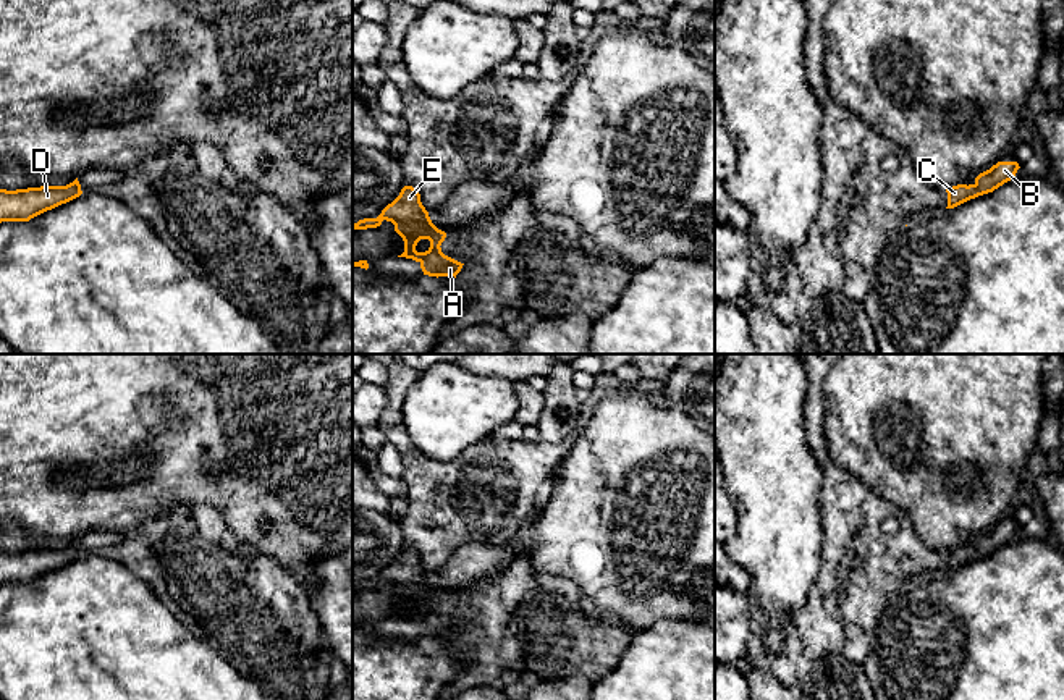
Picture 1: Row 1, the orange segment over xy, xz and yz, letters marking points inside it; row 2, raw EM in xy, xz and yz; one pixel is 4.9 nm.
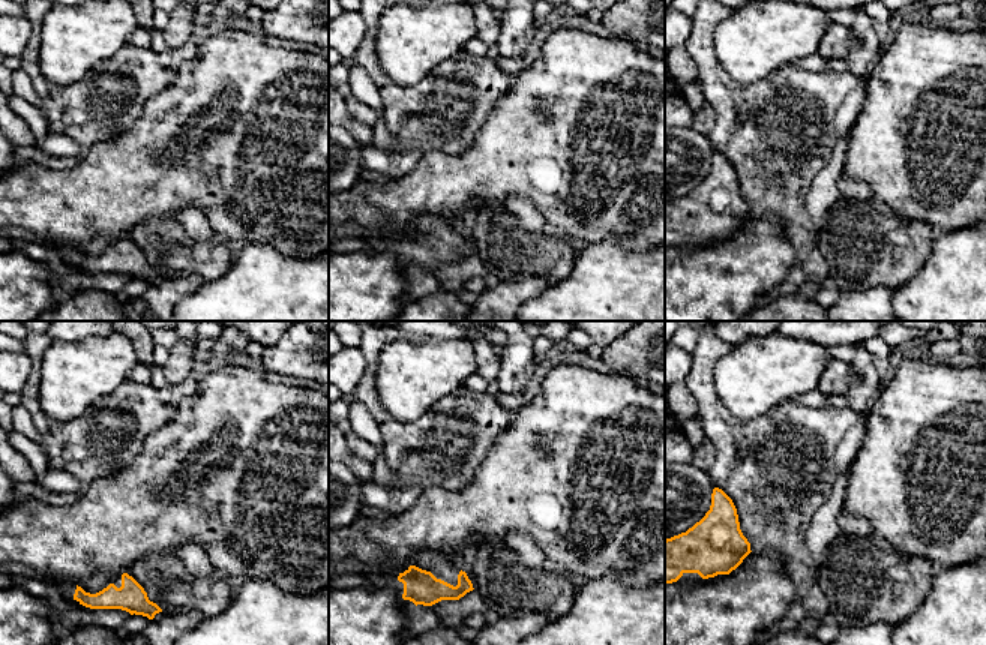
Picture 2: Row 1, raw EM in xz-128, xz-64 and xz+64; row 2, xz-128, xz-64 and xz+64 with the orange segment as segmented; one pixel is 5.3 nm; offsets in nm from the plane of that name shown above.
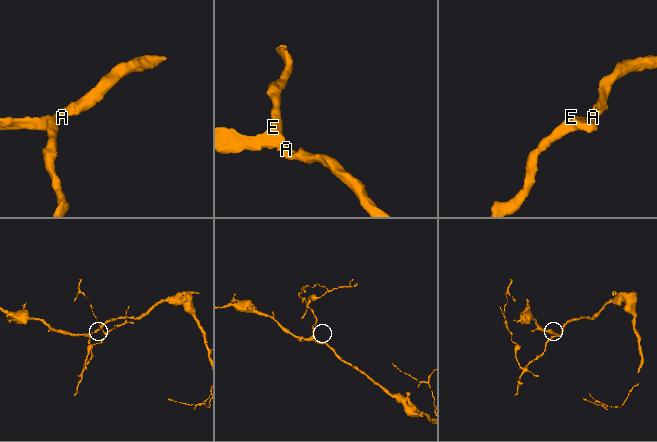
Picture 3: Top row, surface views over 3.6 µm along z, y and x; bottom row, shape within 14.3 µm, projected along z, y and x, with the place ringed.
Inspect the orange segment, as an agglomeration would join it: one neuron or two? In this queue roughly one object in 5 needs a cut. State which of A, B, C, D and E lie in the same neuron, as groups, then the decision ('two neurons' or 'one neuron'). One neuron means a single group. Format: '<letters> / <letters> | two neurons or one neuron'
A B C D E | one neuron

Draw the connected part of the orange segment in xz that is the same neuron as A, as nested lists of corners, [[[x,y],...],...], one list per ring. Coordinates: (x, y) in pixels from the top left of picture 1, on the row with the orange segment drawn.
[[[404,186],[399,196],[377,218],[359,220],[353,225],[353,230],[377,228],[383,220],[391,221],[395,231],[404,241],[404,252],[398,257],[419,262],[424,275],[456,278],[461,272],[464,264],[441,252],[440,246],[446,233],[432,223],[416,188]]]

